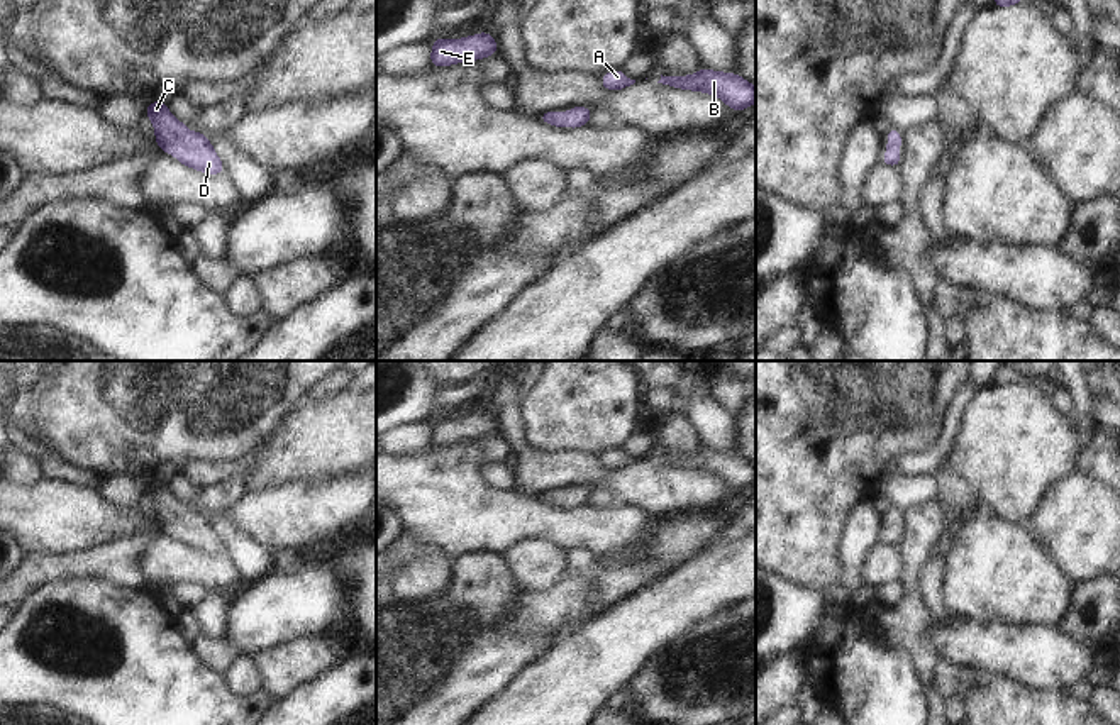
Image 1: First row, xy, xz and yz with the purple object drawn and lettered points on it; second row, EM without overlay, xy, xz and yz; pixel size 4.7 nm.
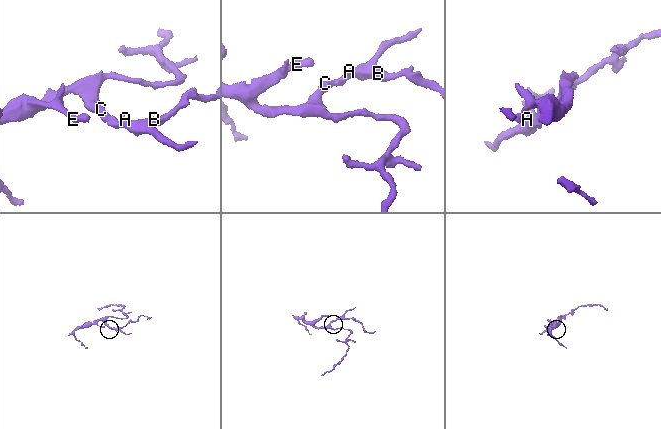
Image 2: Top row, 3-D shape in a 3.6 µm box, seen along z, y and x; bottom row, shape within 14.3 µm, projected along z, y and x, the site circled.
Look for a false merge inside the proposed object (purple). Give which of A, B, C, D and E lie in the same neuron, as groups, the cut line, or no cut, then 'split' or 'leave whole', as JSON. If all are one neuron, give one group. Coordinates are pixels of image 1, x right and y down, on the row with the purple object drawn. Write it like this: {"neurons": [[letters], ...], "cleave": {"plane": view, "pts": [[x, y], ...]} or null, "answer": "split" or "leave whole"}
{"neurons": [["A", "B", "C", "D", "E"]], "cleave": null, "answer": "leave whole"}

